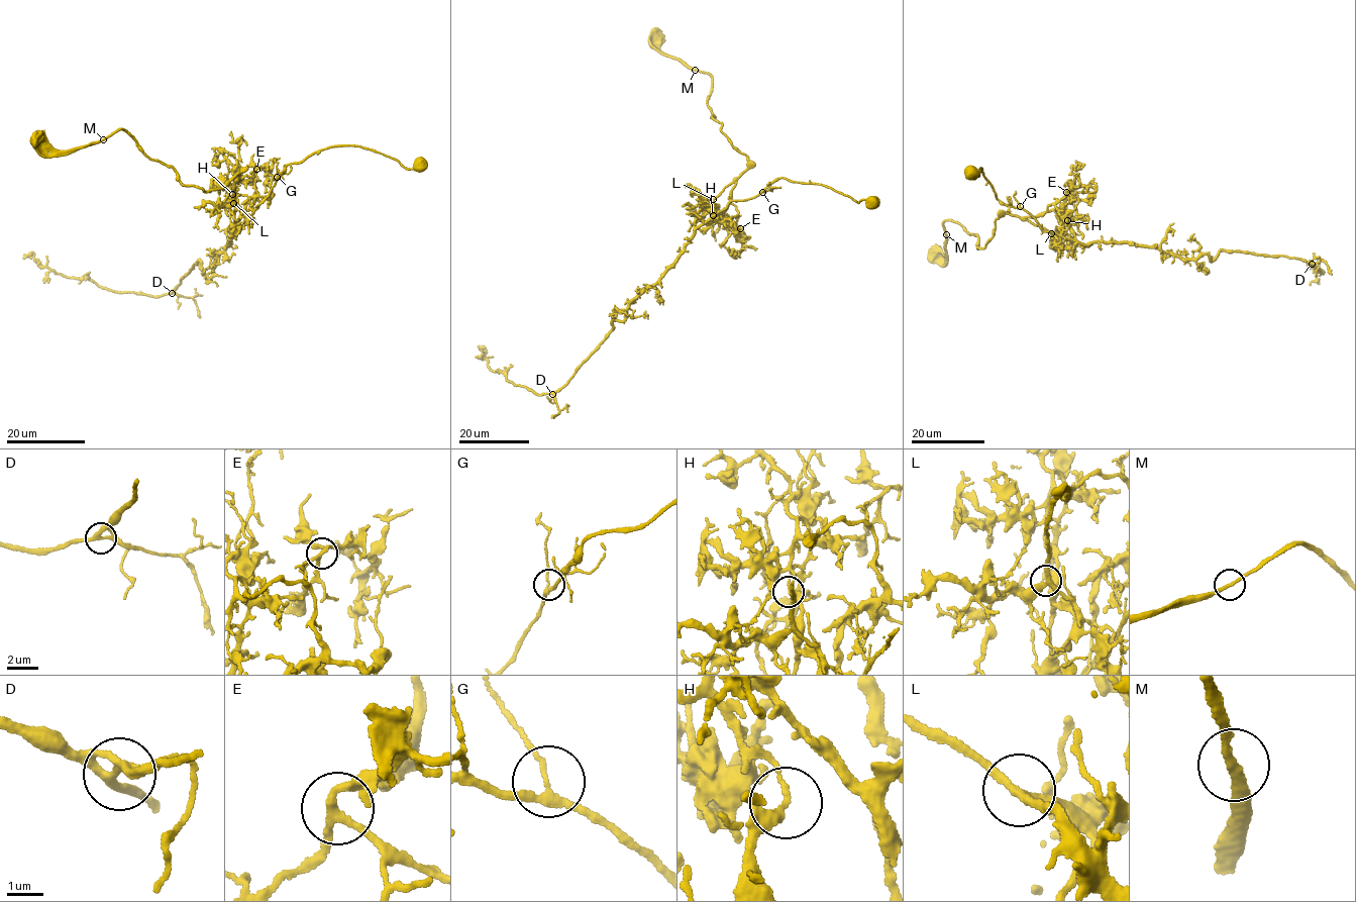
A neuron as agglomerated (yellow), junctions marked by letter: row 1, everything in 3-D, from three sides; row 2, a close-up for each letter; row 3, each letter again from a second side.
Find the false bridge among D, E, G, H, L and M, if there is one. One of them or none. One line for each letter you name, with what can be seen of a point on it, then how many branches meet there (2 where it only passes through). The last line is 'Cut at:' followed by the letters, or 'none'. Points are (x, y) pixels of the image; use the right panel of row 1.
H: at (1067, 220); 2 branches meet
Cut at: H

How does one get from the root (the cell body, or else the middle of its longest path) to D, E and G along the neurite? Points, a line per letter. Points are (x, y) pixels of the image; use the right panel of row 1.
D: (968, 173), (975, 179), (982, 168), (997, 199), (1080, 243), (1312, 264)
E: (968, 173), (975, 179), (982, 168), (997, 199), (1058, 234), (1063, 219), (1055, 203), (1066, 192)
G: (968, 173), (967, 176), (975, 179), (982, 168), (997, 199), (1015, 208), (1020, 206)

